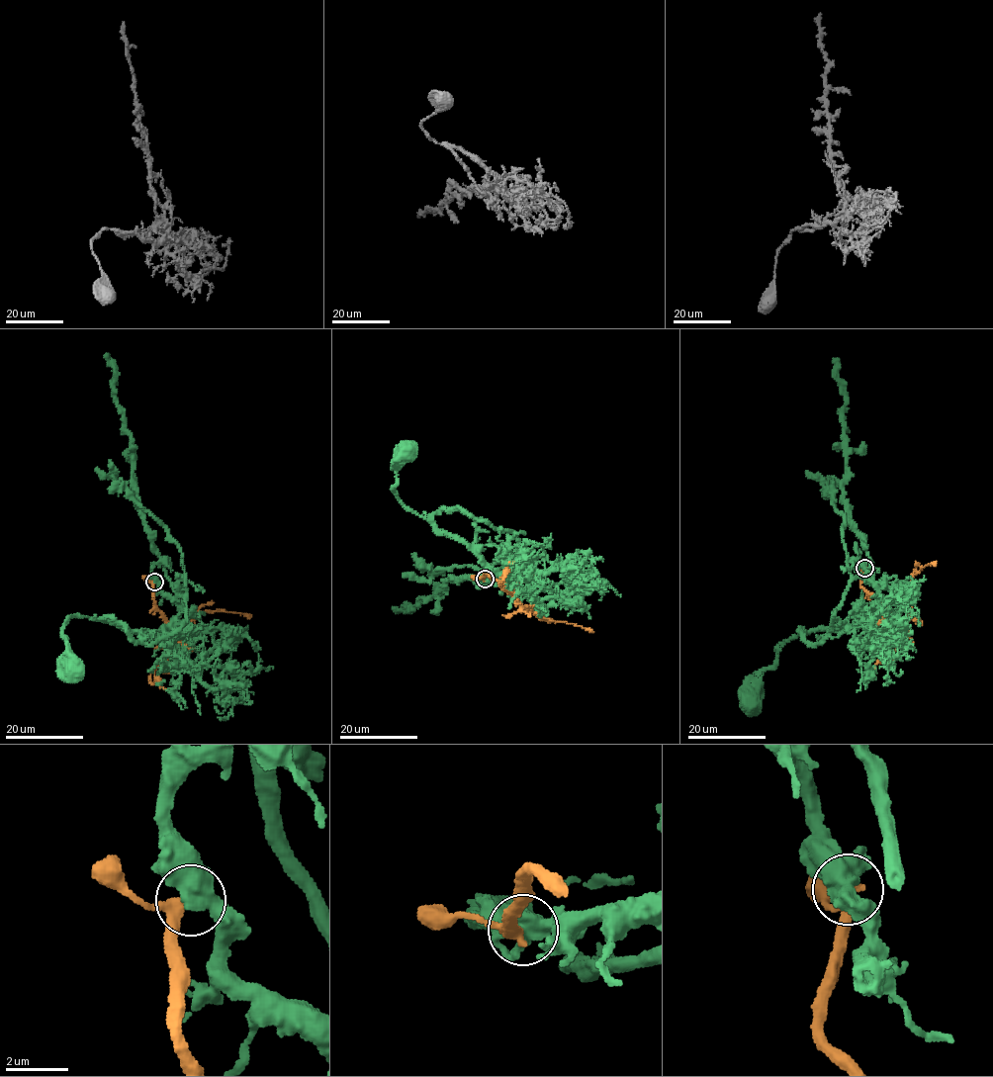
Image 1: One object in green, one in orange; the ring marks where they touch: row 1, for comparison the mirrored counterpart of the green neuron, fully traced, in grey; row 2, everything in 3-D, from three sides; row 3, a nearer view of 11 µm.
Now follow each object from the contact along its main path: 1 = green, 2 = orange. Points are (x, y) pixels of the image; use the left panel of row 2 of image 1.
1: (155, 582), (171, 598), (178, 618), (169, 627), (139, 632), (71, 616), (63, 629), (68, 674), (71, 671)
2: (155, 582), (154, 603), (167, 625), (171, 648), (176, 646), (185, 625), (198, 612), (218, 610), (251, 615)

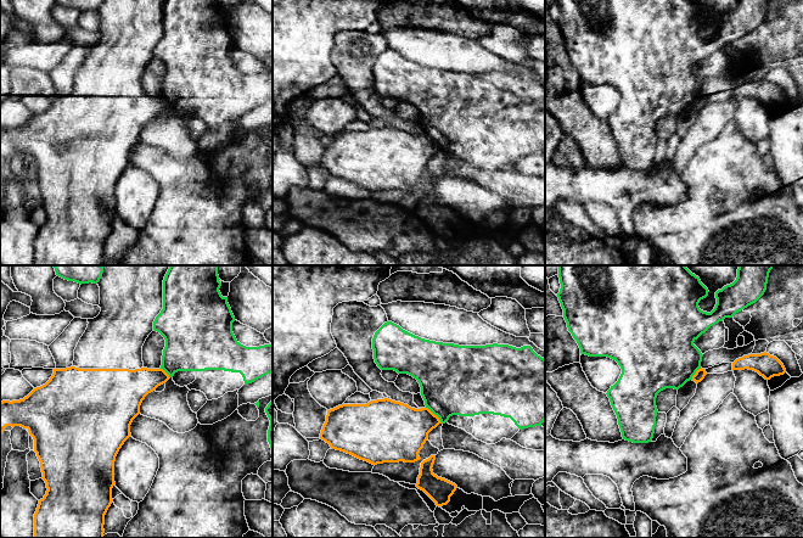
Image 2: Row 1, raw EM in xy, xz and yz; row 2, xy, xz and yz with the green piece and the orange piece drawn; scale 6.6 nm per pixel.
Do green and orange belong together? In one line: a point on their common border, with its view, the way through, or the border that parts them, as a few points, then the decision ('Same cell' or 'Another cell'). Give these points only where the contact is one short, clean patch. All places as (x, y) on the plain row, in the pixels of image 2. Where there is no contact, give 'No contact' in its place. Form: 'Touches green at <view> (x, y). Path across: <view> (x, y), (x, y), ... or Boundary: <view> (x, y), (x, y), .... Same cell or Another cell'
Touches green at xz (434, 141). Boundary: xz (425, 134), (442, 150). Another cell

